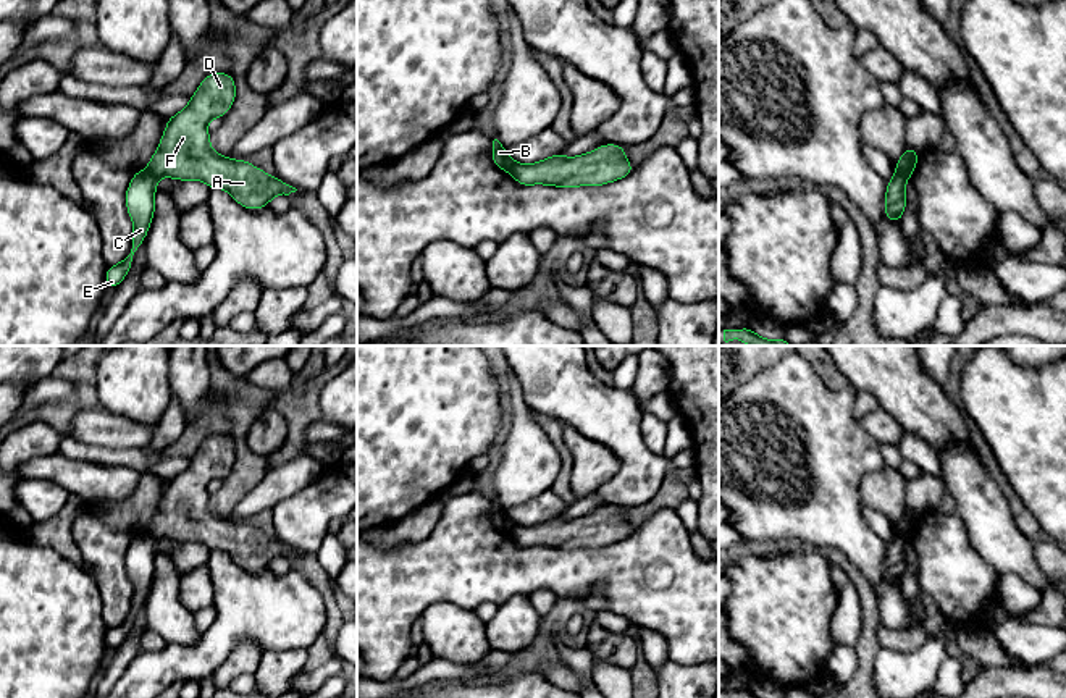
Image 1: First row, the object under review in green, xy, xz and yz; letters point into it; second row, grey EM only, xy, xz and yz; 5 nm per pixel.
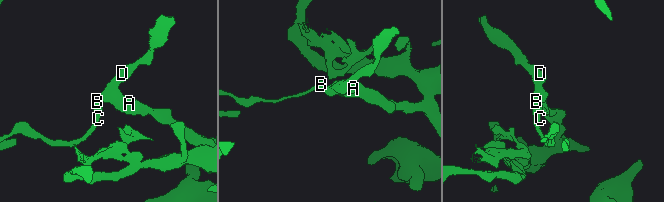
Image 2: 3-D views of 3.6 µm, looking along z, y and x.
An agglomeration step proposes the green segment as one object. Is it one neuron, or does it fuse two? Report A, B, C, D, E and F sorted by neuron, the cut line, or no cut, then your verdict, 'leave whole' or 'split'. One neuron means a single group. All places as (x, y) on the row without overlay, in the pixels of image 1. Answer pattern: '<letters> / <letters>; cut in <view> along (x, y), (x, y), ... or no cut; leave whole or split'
A D F / B C E; cut in xy along (146, 532), (155, 542); split

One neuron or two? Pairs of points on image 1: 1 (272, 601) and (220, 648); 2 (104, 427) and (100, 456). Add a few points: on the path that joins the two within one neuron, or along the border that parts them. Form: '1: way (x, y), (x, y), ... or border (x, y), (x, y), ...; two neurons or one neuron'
1: way (259, 608), (230, 635); one neuron
2: border (67, 433), (76, 440), (110, 448), (141, 446); two neurons

